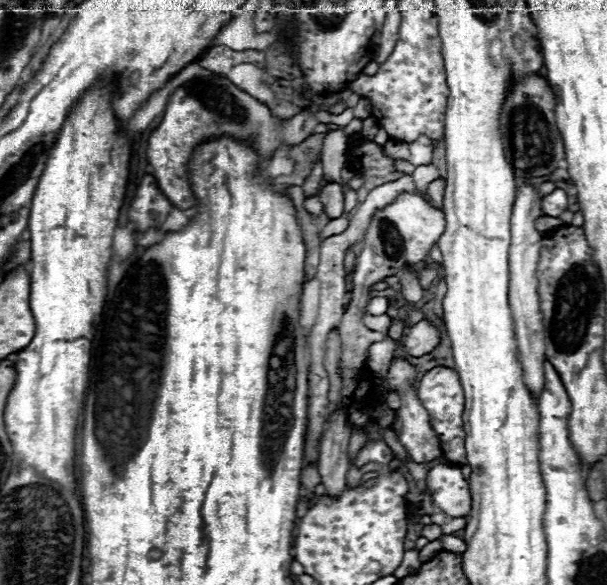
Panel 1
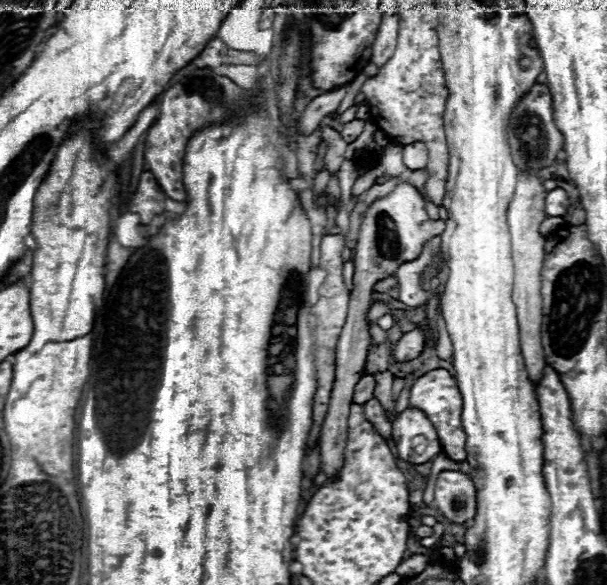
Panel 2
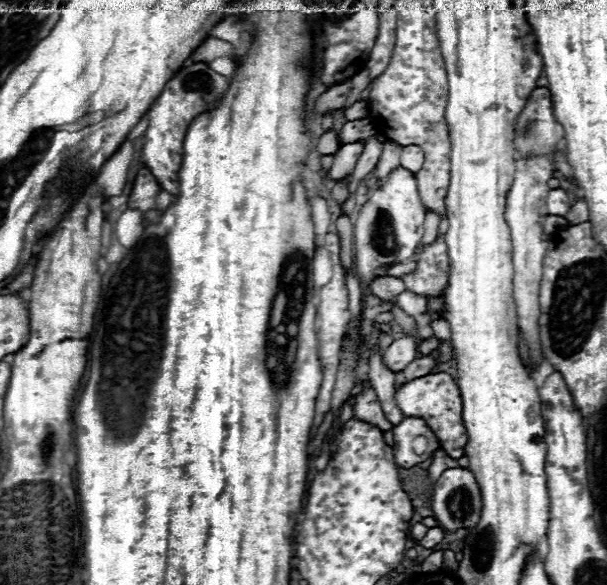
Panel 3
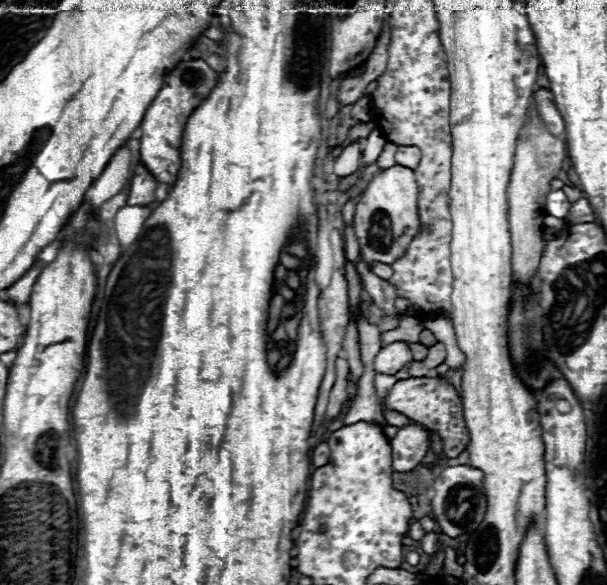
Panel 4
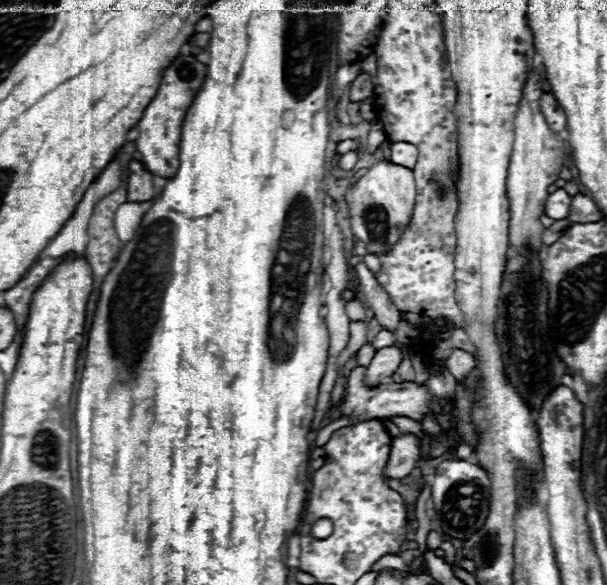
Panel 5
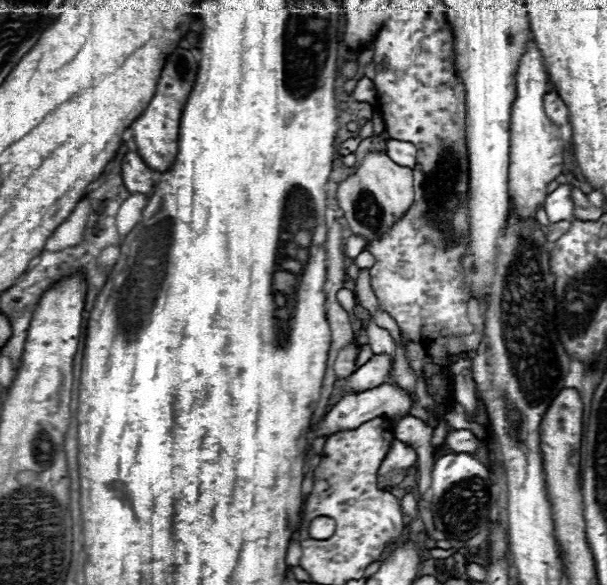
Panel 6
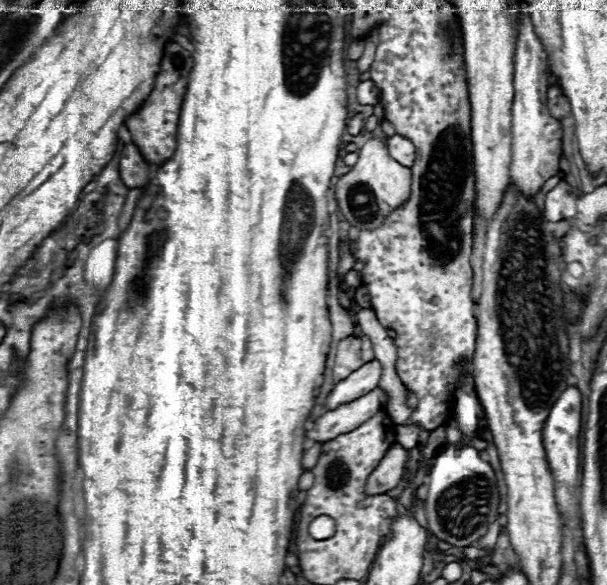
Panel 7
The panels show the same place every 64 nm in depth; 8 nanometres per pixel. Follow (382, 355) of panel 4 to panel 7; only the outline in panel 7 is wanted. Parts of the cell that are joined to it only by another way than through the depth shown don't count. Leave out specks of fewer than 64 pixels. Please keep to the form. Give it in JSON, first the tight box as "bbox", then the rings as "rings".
{"bbox":[326,360,382,410],"rings":[[[370,360],[358,370],[354,370],[348,378],[338,382],[330,396],[326,398],[326,410],[332,410],[334,406],[340,406],[342,402],[350,402],[354,398],[360,398],[362,394],[374,390],[382,376],[382,364],[378,360]]]}

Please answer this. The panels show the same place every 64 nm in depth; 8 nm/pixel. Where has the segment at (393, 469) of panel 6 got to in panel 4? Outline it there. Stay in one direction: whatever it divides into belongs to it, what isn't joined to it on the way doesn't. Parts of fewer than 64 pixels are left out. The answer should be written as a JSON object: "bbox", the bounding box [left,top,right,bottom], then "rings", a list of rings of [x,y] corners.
{"bbox":[390,422,430,472],"rings":[[[410,422],[408,426],[398,428],[398,434],[390,440],[392,446],[392,468],[396,472],[410,472],[414,466],[422,462],[430,448],[428,430],[418,422]]]}

